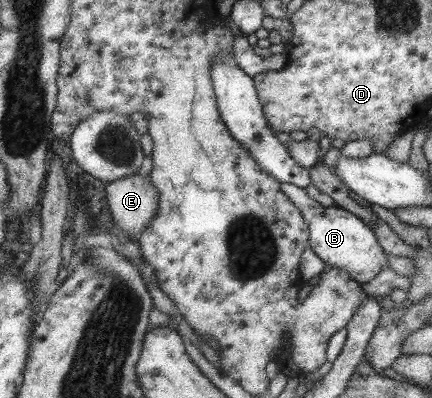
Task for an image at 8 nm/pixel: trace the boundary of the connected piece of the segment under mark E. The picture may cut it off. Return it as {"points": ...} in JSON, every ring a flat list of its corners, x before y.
{"points":[[134,172,105,185,105,198,112,221,130,237,142,232,159,207,159,193,150,184,148,177,142,178]]}

